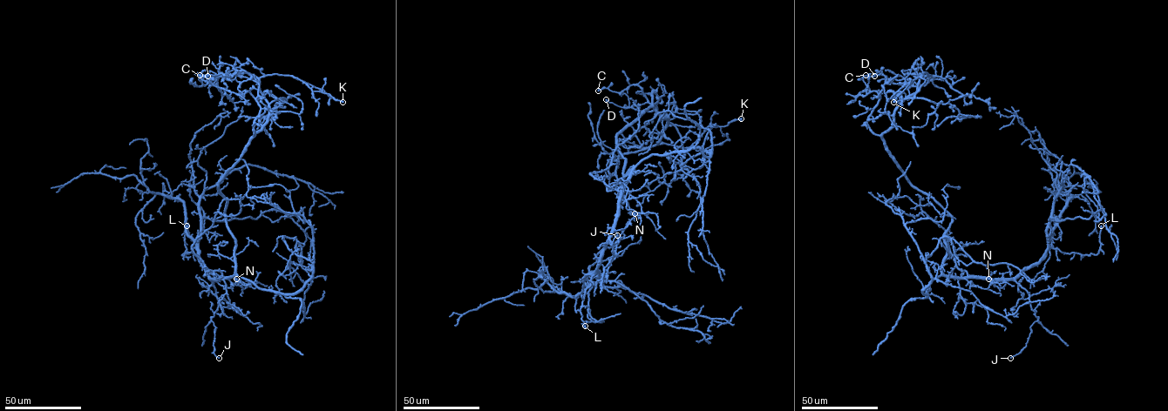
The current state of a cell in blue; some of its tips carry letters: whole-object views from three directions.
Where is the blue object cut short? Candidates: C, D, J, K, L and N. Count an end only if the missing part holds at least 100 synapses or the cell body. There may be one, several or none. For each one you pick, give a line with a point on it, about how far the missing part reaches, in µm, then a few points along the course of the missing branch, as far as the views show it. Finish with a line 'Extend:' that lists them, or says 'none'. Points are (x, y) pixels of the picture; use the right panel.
Extend: none

